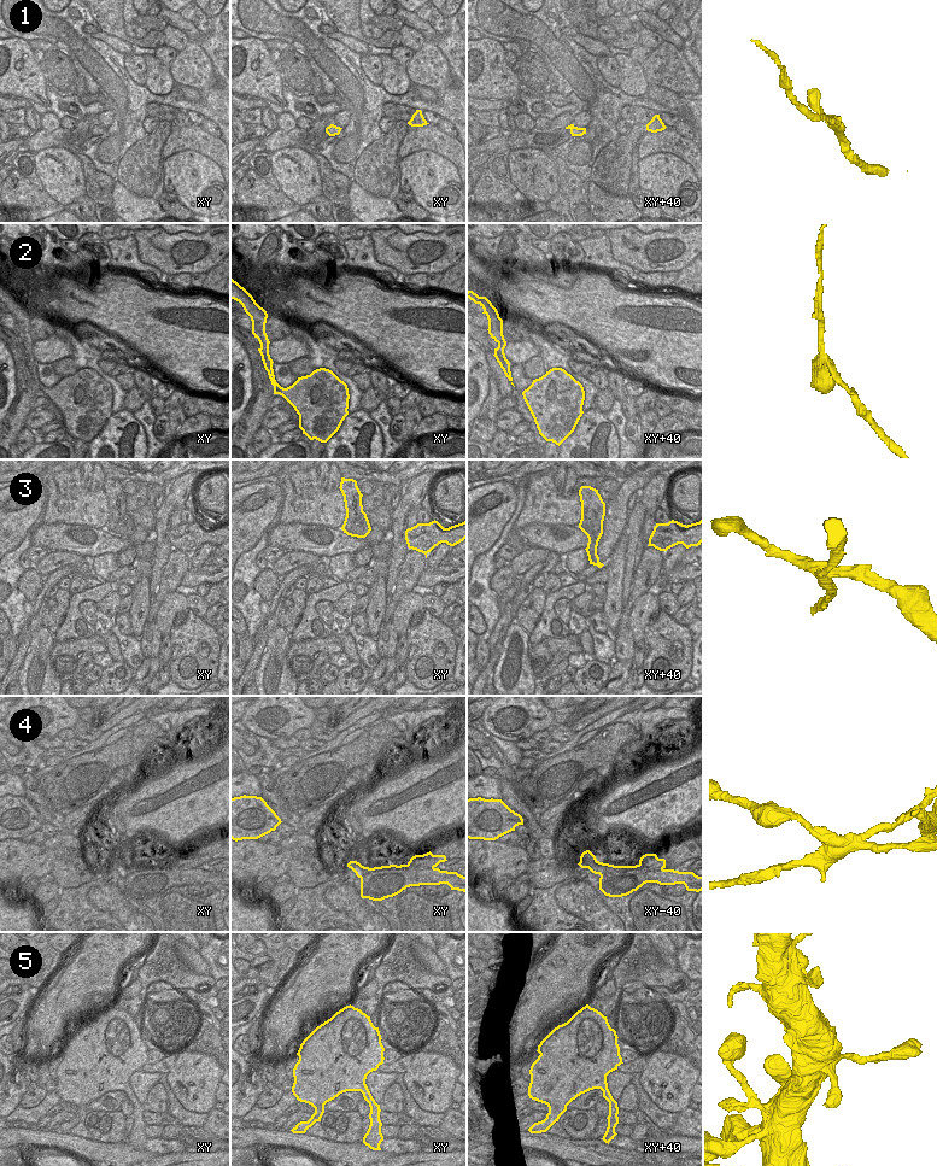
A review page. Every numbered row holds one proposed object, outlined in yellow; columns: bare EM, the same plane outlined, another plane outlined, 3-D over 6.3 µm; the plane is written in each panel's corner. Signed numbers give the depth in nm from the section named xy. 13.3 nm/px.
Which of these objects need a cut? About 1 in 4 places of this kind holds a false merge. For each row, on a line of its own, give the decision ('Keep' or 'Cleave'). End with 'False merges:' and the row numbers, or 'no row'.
1: Keep
2: Keep
3: Cleave
4: Cleave
5: Keep
False merges: 3, 4.

